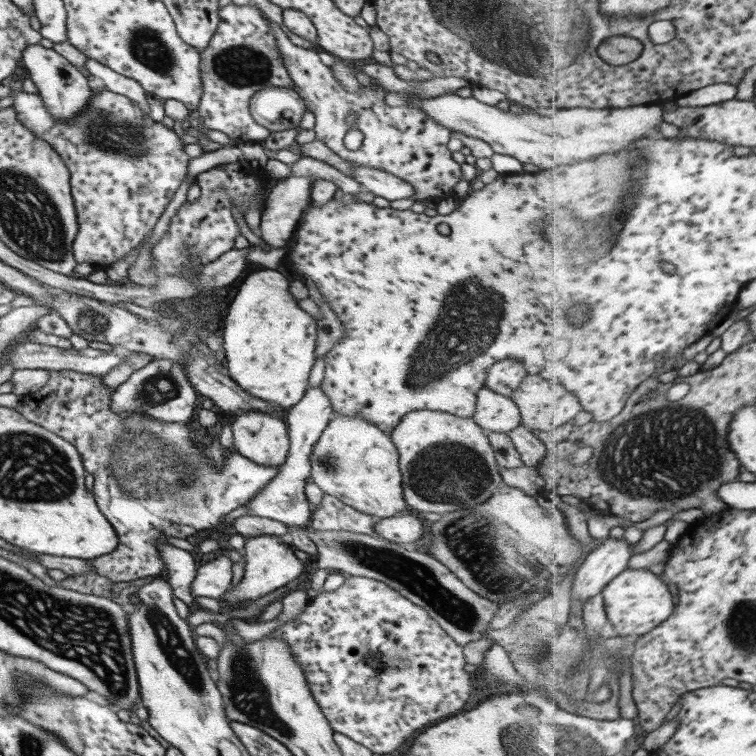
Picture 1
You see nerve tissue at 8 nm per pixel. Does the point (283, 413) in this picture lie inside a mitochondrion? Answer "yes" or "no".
no

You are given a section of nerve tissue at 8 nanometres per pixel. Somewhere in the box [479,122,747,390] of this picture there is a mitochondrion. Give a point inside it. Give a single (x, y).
(603, 234)

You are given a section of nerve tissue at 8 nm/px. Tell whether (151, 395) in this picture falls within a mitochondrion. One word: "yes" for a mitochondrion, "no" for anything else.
yes

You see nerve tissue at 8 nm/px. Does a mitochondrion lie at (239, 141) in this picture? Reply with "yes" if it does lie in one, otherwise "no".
no

